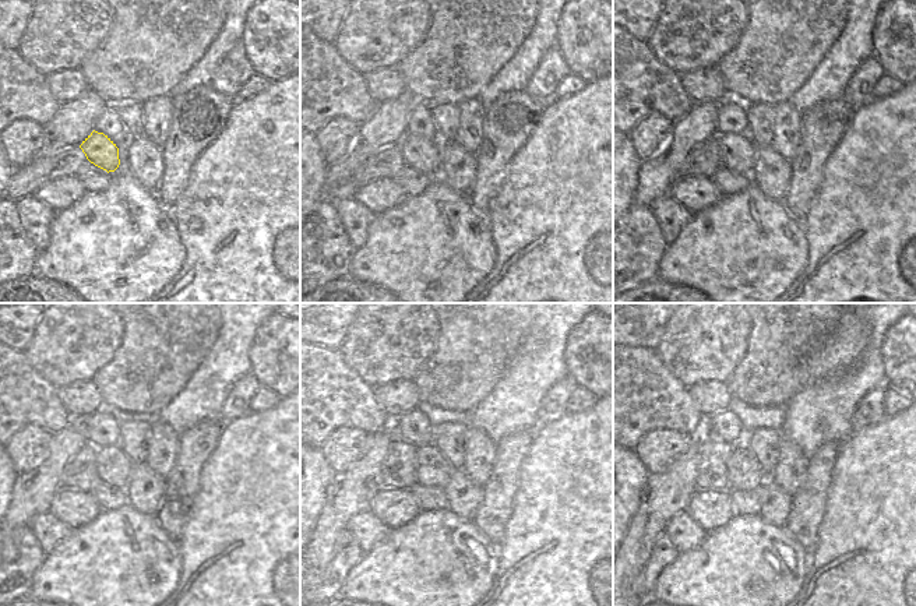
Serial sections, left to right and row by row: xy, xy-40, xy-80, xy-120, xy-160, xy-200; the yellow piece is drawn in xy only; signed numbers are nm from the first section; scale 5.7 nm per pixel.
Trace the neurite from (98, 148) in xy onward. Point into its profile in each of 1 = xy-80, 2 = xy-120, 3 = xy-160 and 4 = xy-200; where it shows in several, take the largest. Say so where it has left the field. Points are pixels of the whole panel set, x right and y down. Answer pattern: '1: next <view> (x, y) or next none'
1: next xy-80 (737, 152)
2: next xy-120 (113, 467)
3: next xy-160 (432, 469)
4: next xy-200 (744, 472)

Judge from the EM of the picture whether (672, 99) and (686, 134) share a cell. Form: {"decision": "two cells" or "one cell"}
{"decision": "two cells"}

